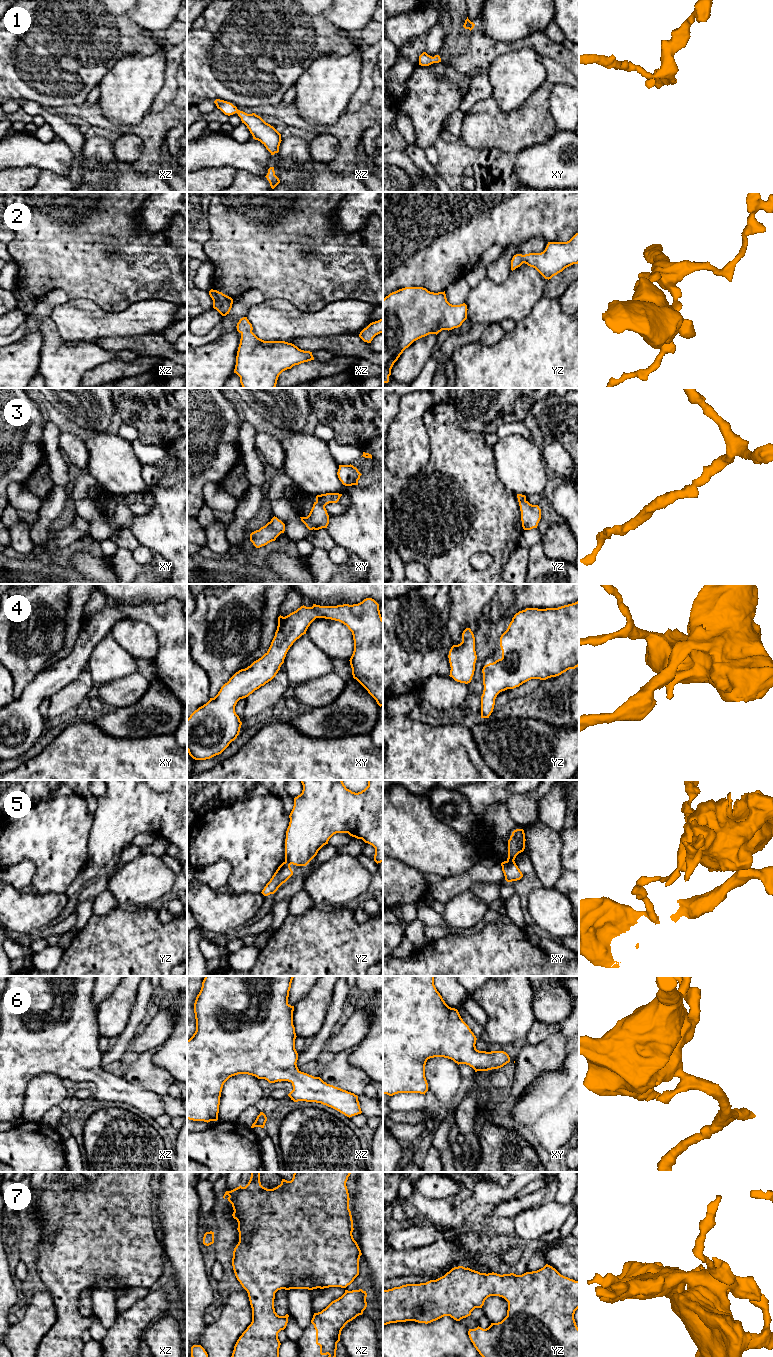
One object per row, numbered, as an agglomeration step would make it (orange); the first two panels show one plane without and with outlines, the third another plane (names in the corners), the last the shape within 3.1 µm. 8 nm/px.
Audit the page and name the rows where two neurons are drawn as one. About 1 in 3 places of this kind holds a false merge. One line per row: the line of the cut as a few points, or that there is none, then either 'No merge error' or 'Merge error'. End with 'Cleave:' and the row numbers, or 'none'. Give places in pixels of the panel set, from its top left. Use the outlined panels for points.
1: No split. No merge error
2: No split. No merge error
3: No split. No merge error
4: No split. No merge error
5: Split along xy (507, 860), (513, 861). Merge error
6: No split. No merge error
7: No split. No merge error
Cleave: 5

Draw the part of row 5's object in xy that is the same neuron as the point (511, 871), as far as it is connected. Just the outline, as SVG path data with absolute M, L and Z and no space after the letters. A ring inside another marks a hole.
M504 861L501 863L501 866L507 882L517 881L523 877L523 874L515 861Z

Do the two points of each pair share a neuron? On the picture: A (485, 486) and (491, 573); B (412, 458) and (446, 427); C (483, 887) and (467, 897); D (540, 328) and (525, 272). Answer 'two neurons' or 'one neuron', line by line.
A: one neuron
B: two neurons
C: two neurons
D: two neurons

